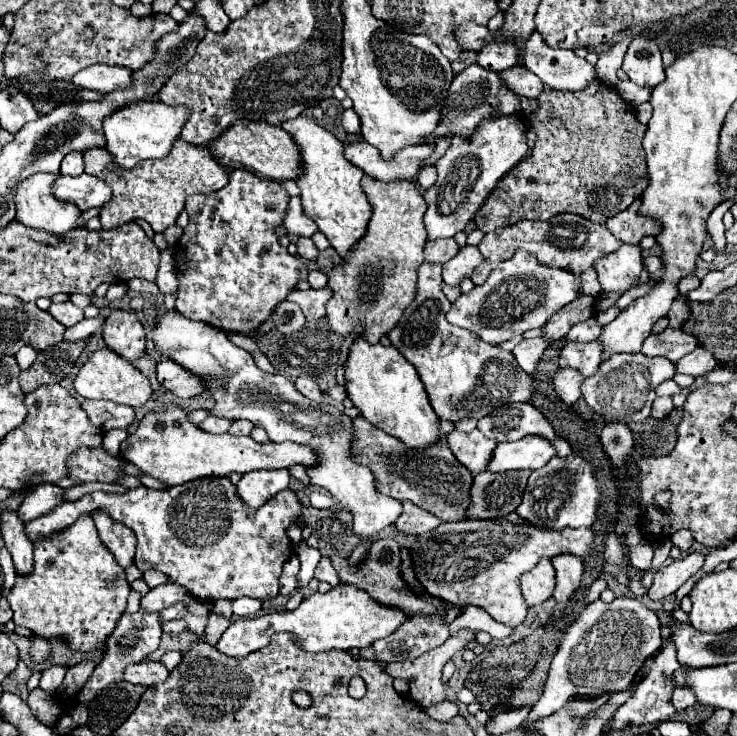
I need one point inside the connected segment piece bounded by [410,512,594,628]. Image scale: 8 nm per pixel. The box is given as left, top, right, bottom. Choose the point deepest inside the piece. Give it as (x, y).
(479, 562)

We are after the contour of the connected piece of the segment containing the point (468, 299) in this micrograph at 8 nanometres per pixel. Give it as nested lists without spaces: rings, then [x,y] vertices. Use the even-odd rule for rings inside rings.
[[[516,252],[510,260],[500,262],[482,286],[474,286],[468,294],[462,294],[446,318],[450,324],[466,328],[490,344],[502,344],[512,336],[544,326],[552,314],[580,296],[580,286],[582,280],[578,280],[578,274],[562,268],[546,268],[530,252]]]

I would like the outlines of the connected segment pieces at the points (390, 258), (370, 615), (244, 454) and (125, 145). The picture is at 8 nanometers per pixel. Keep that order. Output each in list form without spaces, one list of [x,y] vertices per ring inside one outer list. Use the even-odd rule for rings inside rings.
[[[364,176],[362,190],[372,206],[372,218],[362,240],[358,240],[328,274],[332,298],[326,304],[326,316],[334,334],[342,338],[364,338],[368,344],[378,344],[380,338],[398,324],[402,312],[414,300],[416,272],[424,262],[426,228],[422,216],[426,212],[426,202],[418,186],[408,180],[380,182]],[[358,326],[364,330],[354,332]]]
[[[338,584],[330,592],[320,594],[314,592],[312,596],[304,598],[296,610],[280,610],[258,618],[236,618],[230,628],[220,636],[216,648],[226,656],[242,658],[250,652],[256,652],[272,642],[274,634],[288,632],[292,634],[294,644],[306,652],[328,652],[328,650],[352,650],[352,648],[366,648],[374,640],[392,634],[402,622],[406,614],[400,608],[384,606],[372,600],[364,590]]]
[[[164,404],[158,412],[148,412],[140,422],[134,434],[130,434],[120,448],[120,456],[126,456],[126,462],[138,466],[144,474],[164,482],[166,486],[178,486],[182,482],[190,482],[202,476],[228,476],[230,472],[250,472],[250,470],[272,470],[272,468],[290,468],[292,464],[312,466],[316,464],[316,456],[308,446],[294,444],[294,442],[268,442],[258,444],[250,436],[234,436],[234,434],[210,434],[200,426],[188,420],[188,410],[176,404]]]
[[[160,100],[136,102],[130,106],[124,106],[124,108],[112,112],[110,116],[106,116],[106,120],[102,122],[104,138],[106,138],[104,148],[112,154],[114,164],[118,164],[120,168],[126,168],[126,170],[146,158],[164,158],[170,152],[172,142],[180,136],[180,130],[188,116],[190,116],[188,108],[184,108],[184,106],[172,108]]]

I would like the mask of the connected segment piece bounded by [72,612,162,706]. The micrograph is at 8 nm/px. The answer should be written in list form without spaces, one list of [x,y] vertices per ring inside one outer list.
[[[136,612],[136,614],[124,614],[120,618],[120,622],[116,624],[114,632],[110,634],[110,640],[106,640],[106,648],[104,648],[104,658],[102,662],[96,666],[96,670],[92,672],[92,676],[88,678],[88,682],[82,686],[82,690],[72,698],[76,700],[76,704],[88,704],[96,692],[100,688],[106,688],[112,682],[120,682],[124,678],[124,672],[128,666],[132,664],[140,664],[144,658],[148,658],[160,644],[160,636],[162,636],[162,626],[160,626],[160,616],[154,612]]]

